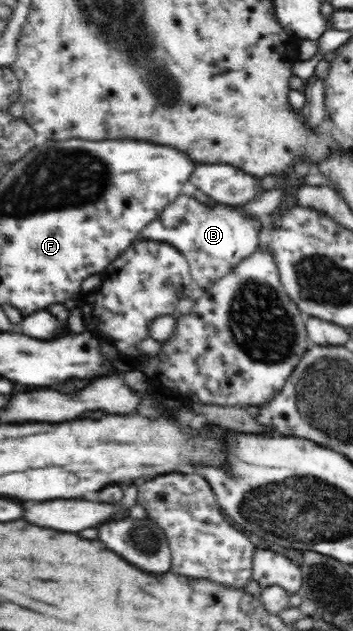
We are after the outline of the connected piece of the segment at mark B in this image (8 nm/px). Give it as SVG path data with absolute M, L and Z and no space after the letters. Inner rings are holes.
M180 195L173 203L148 223L138 237L169 243L189 261L194 286L206 290L215 282L231 273L234 267L259 246L259 220L244 215L235 207L211 201L204 205L193 196Z

